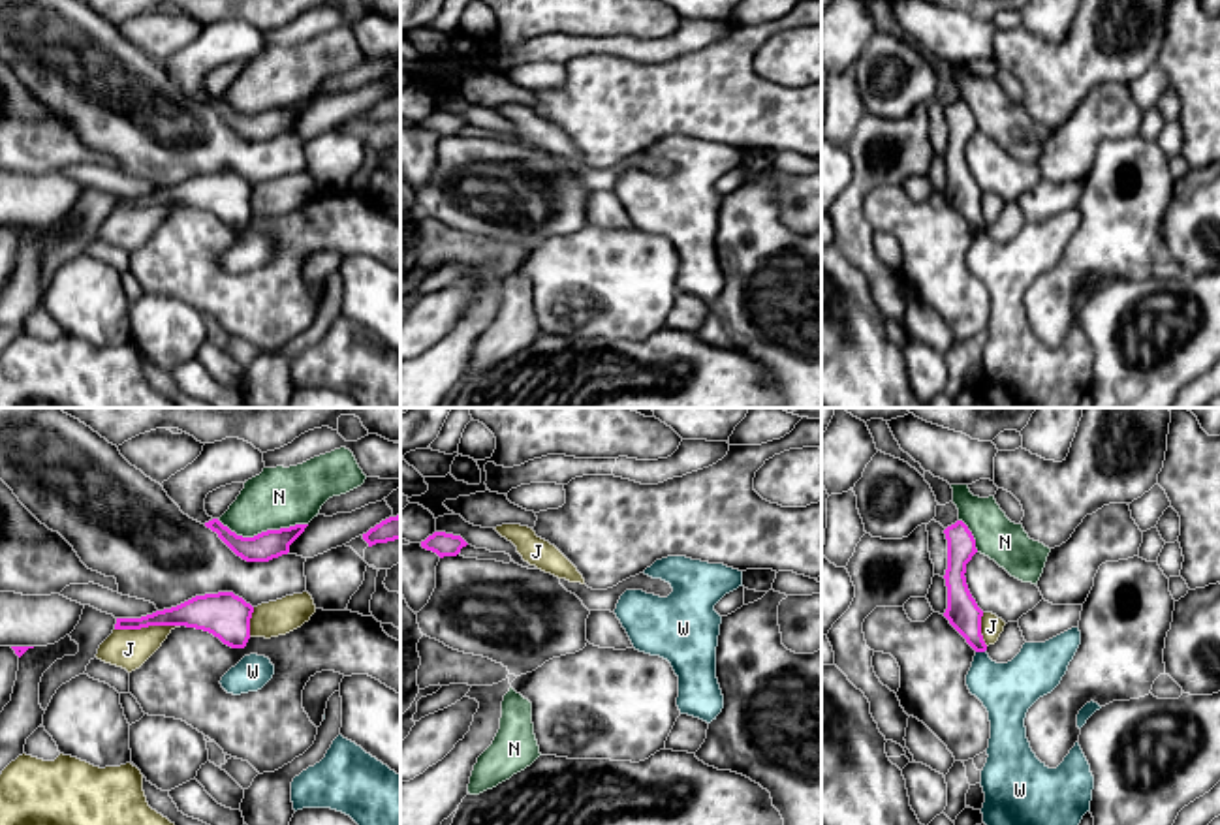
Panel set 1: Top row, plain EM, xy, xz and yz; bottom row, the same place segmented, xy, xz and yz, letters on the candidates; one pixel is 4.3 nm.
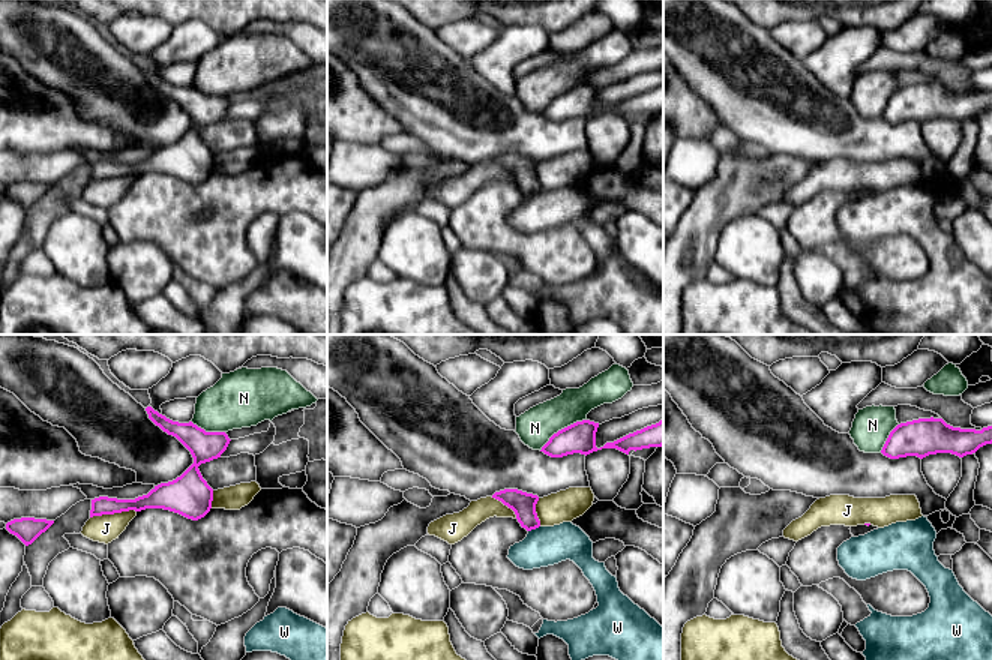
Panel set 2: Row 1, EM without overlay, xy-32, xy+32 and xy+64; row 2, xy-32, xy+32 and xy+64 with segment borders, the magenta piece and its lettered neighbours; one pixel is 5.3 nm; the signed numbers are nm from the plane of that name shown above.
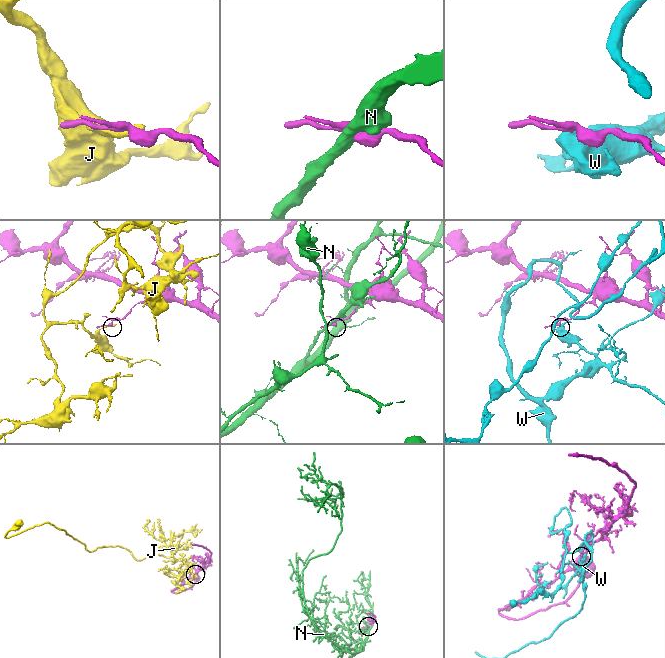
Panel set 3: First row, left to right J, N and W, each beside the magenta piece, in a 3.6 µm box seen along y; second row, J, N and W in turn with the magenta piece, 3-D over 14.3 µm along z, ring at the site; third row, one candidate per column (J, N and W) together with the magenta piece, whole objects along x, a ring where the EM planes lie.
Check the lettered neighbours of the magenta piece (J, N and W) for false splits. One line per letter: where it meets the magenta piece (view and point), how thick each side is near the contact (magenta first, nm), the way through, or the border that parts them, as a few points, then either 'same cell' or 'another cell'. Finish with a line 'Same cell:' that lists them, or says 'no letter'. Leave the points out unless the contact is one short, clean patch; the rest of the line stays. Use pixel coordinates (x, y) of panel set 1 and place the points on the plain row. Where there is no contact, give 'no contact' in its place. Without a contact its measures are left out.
J: contact xy (147, 205); calibres 140 and 170 nm; another cell
N: contact xy (262, 111); calibres 120 and 260 nm; border xy (217, 98), (243, 115), (307, 104); another cell
W: contact yz (980, 230); calibres 140 and 240 nm; border yz (985, 228), (976, 232); another cell
Same cell: no letter

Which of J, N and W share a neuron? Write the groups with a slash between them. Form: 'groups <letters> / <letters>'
groups J / N / W

